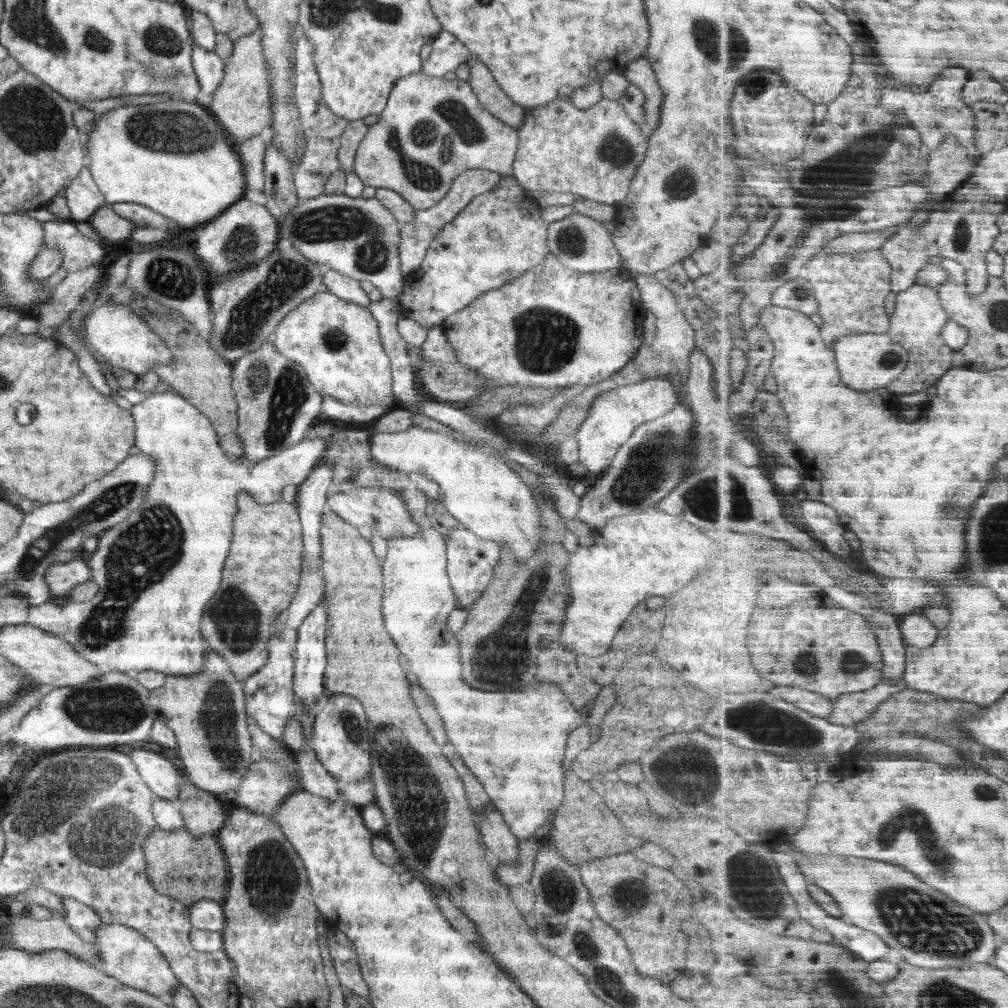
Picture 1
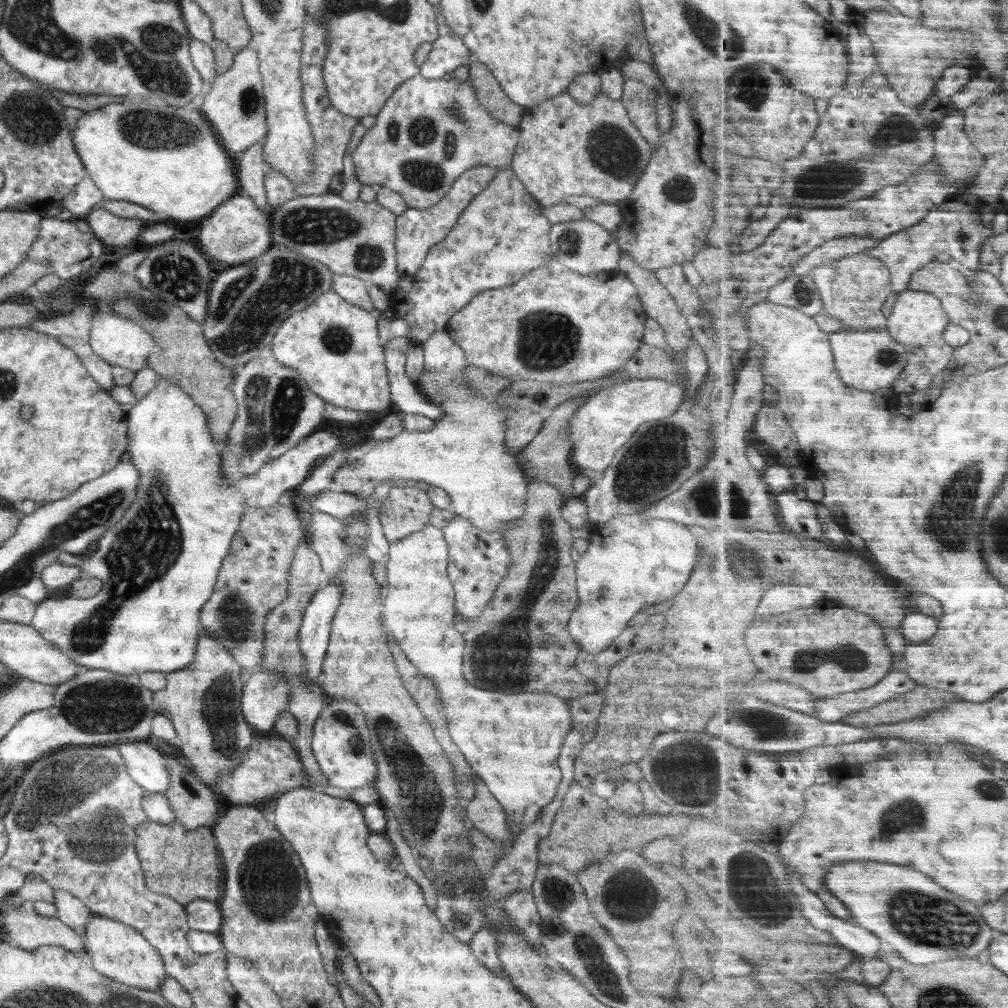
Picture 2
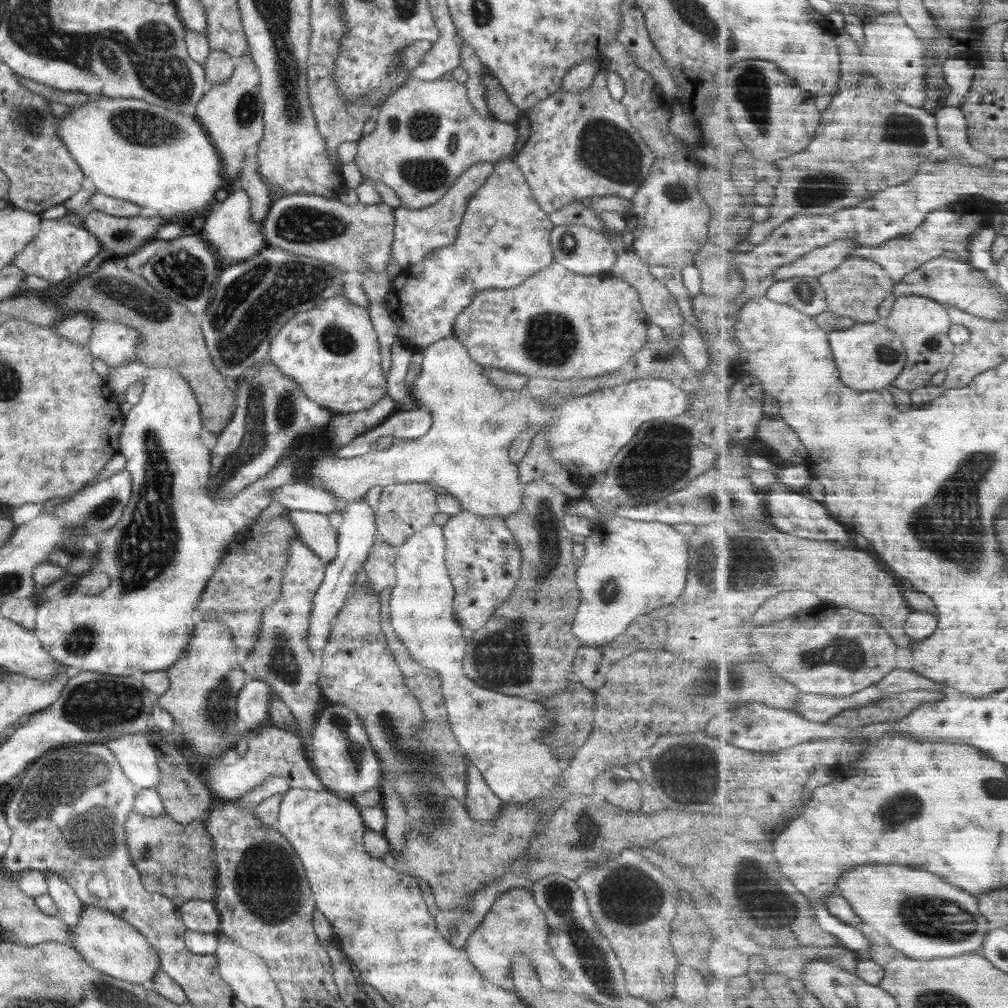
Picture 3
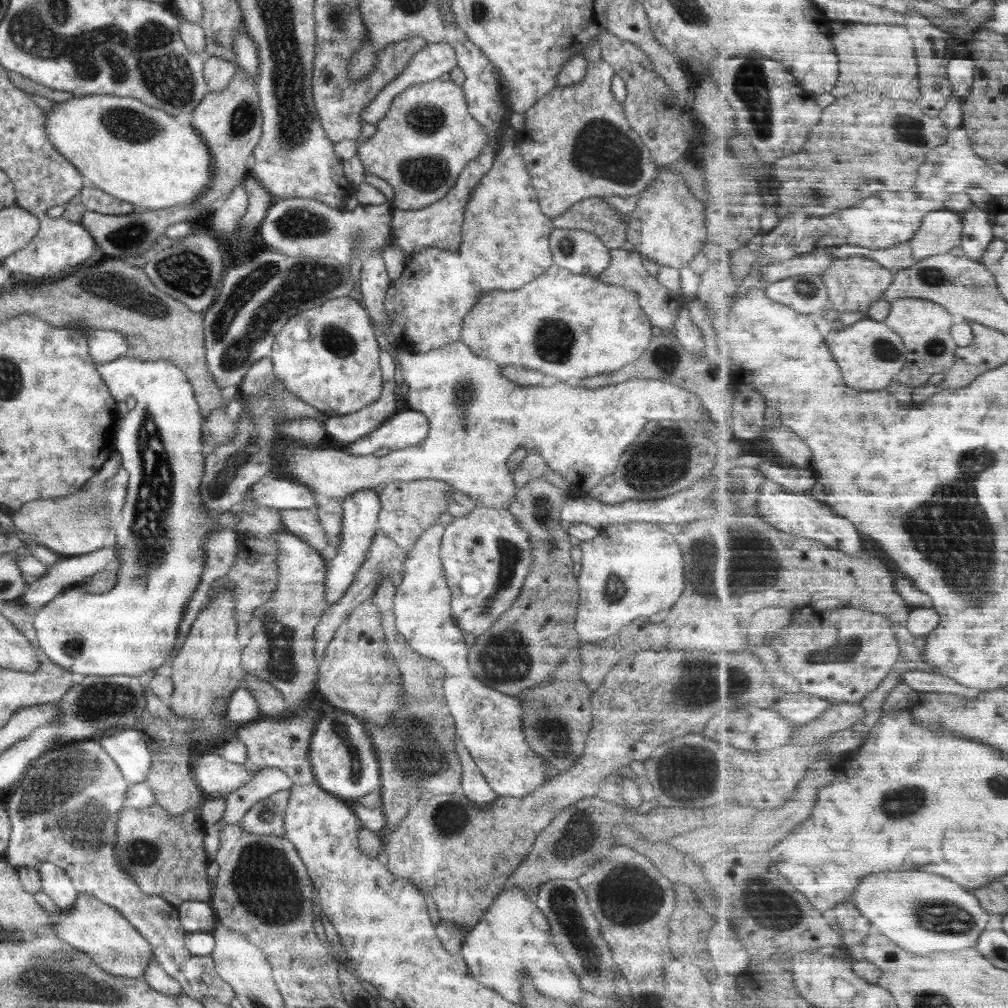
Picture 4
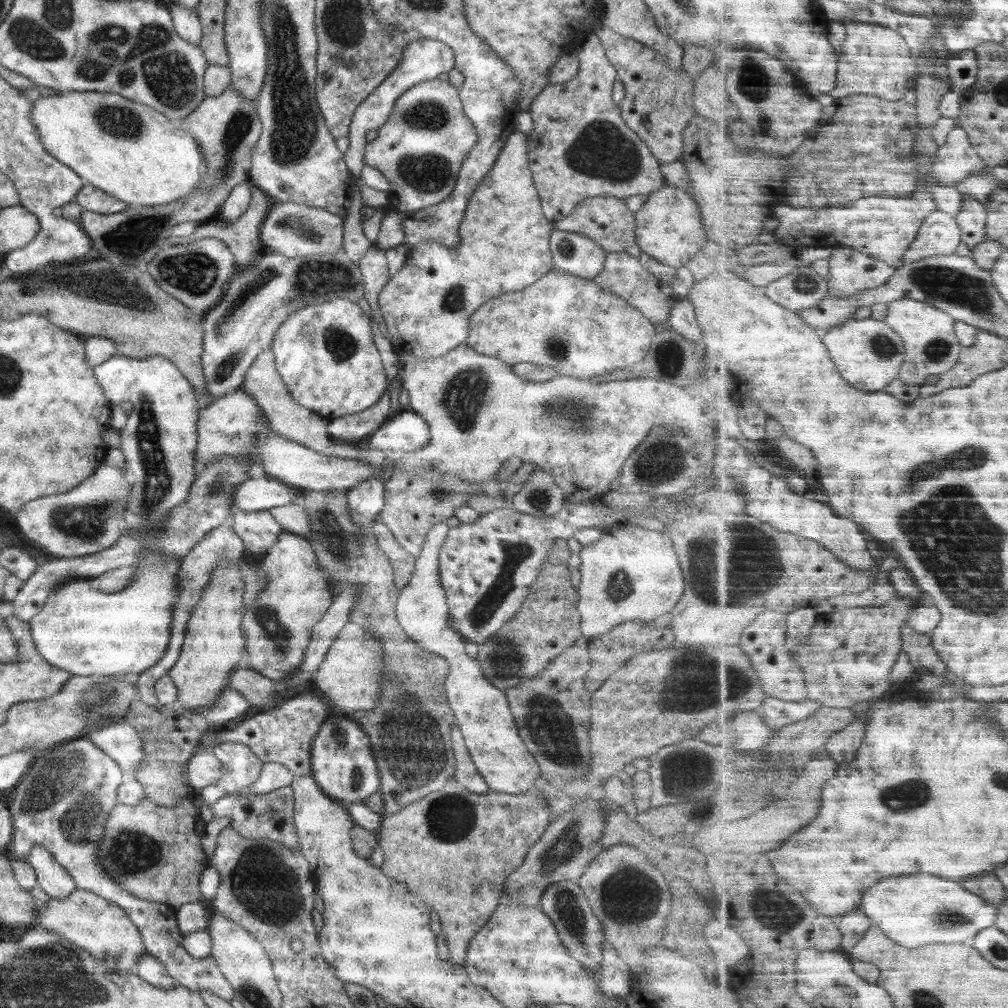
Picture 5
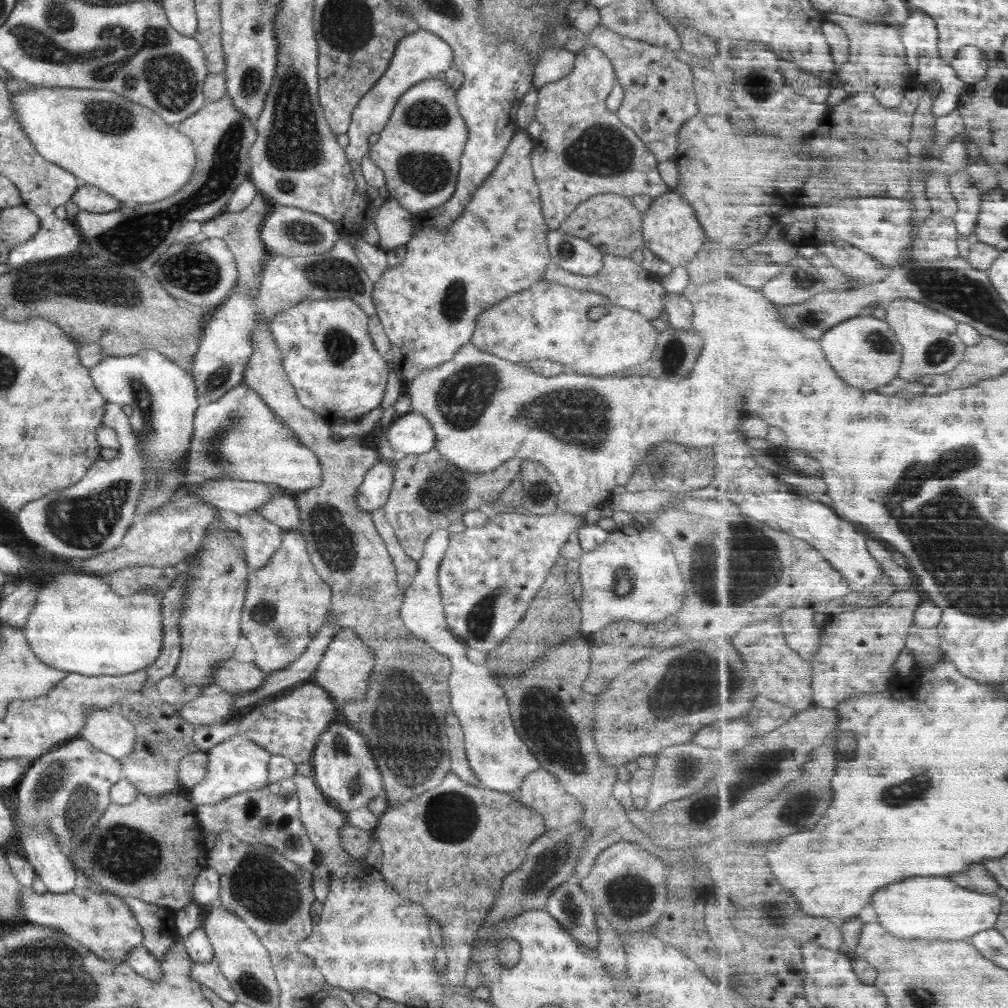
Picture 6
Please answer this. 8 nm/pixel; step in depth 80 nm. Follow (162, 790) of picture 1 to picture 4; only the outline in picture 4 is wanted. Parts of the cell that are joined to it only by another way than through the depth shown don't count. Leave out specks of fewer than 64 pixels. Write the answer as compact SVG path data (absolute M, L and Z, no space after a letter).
M135 729L118 730L112 736L104 736L97 739L102 748L110 755L110 758L118 765L123 776L132 783L144 783L147 779L147 774L150 772L152 759L146 742L142 739L143 734Z

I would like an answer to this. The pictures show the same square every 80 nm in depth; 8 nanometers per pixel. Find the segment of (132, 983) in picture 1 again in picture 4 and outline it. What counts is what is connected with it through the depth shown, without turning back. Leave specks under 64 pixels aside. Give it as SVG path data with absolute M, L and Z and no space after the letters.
M77 893L72 908L56 916L57 921L50 928L52 934L72 945L76 950L88 955L94 964L112 976L142 978L147 964L156 957L148 941L109 904L92 895Z

